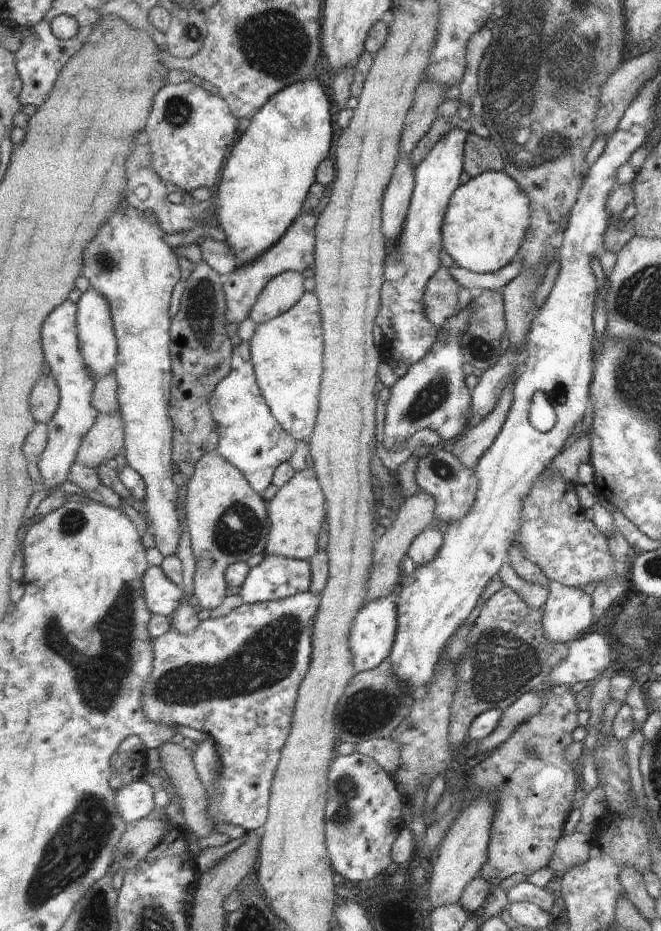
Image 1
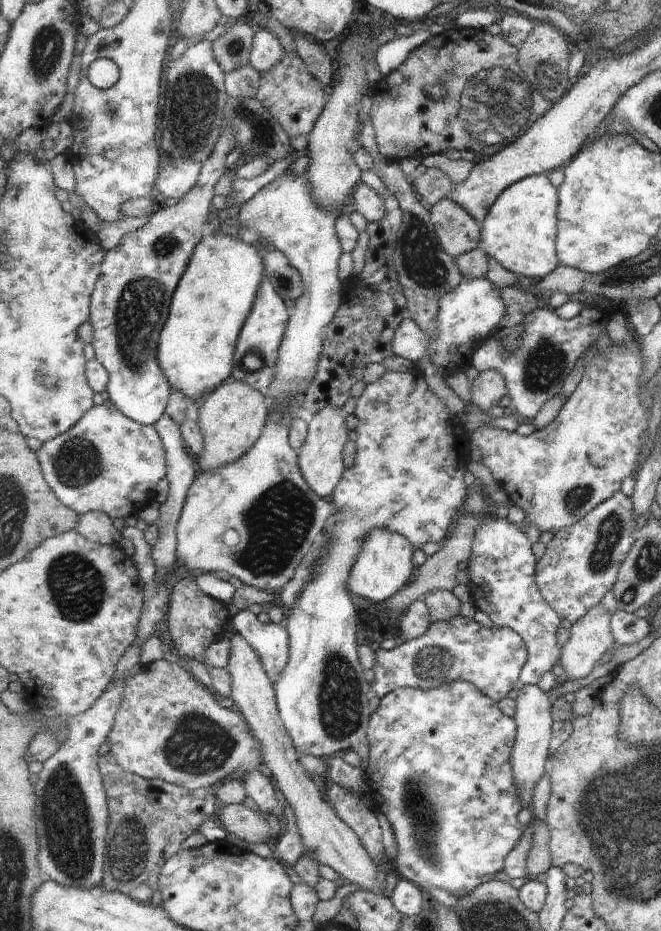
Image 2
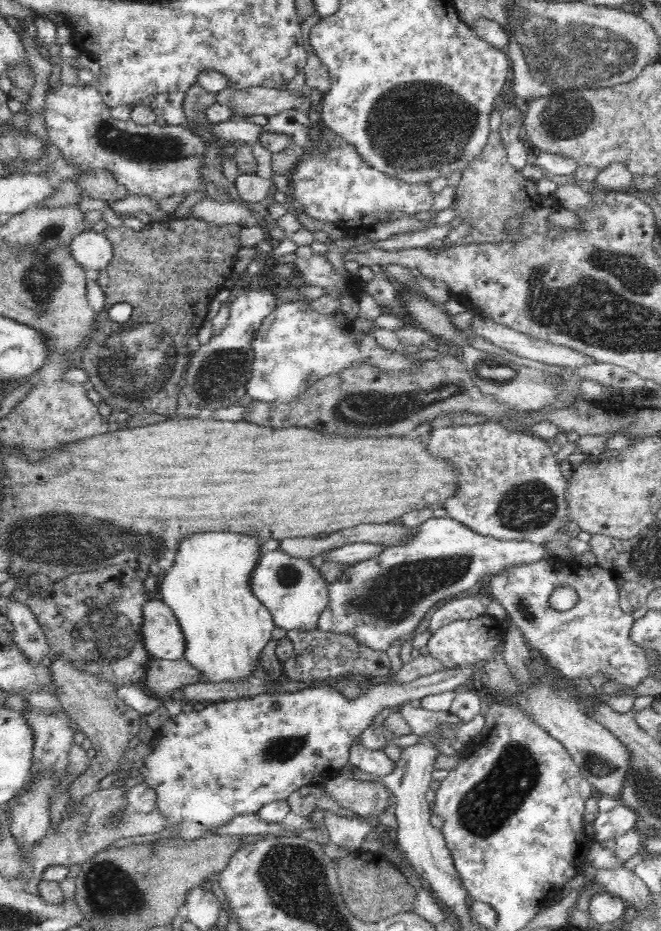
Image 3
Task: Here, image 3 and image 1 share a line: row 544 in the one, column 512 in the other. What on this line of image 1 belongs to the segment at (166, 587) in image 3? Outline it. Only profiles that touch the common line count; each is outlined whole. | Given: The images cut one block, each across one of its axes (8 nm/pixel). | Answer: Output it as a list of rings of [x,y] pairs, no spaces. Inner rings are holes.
[[[488,171],[459,186],[447,206],[443,248],[459,267],[491,274],[513,263],[530,233],[531,206],[527,194],[505,171]]]

